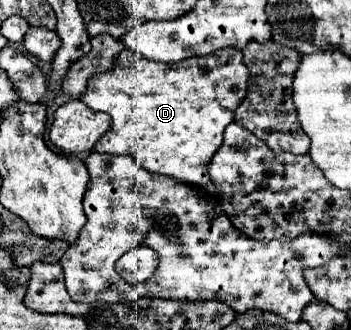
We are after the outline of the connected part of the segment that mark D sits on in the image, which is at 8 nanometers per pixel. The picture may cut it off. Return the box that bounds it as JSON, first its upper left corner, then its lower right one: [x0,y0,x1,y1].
[80,47,250,193]

